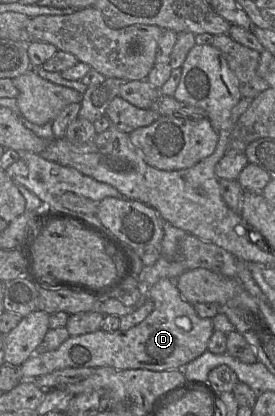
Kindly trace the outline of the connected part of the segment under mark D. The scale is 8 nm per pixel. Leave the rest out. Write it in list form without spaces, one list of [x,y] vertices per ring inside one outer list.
[[[159,280],[147,289],[146,298],[153,303],[153,311],[138,325],[126,331],[98,330],[70,336],[53,351],[35,352],[16,367],[20,381],[65,368],[112,367],[121,370],[167,371],[179,369],[207,351],[209,339],[215,331],[212,320],[197,315],[194,306],[181,296],[175,280]]]

